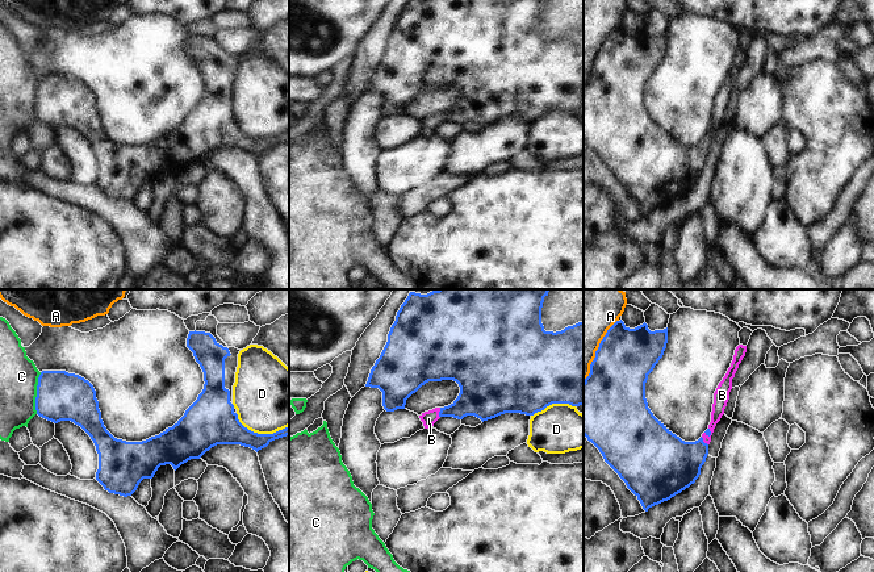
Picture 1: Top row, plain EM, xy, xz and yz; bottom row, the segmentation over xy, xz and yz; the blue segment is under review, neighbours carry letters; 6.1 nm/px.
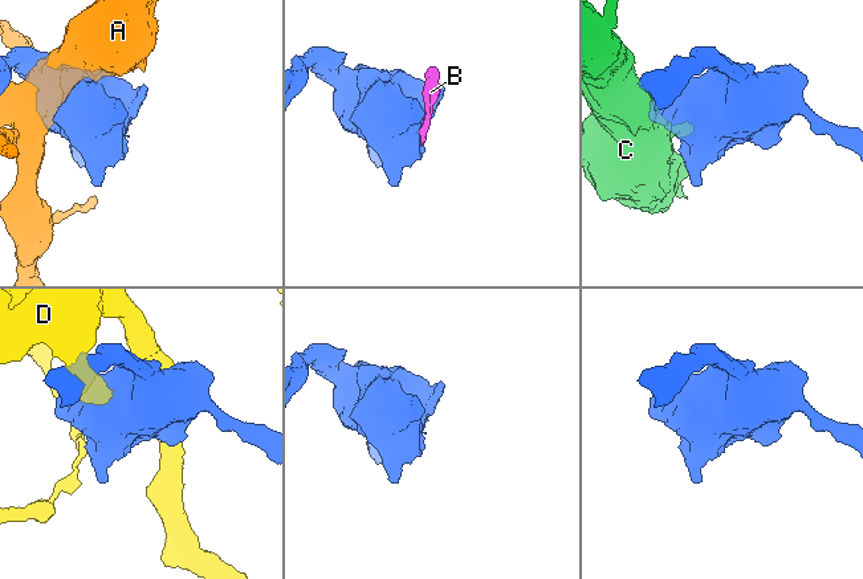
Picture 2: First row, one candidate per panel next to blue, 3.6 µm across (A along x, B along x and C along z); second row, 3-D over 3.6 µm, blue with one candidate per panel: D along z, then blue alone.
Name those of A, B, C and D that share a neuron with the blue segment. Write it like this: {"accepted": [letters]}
{"accepted": ["B"]}

